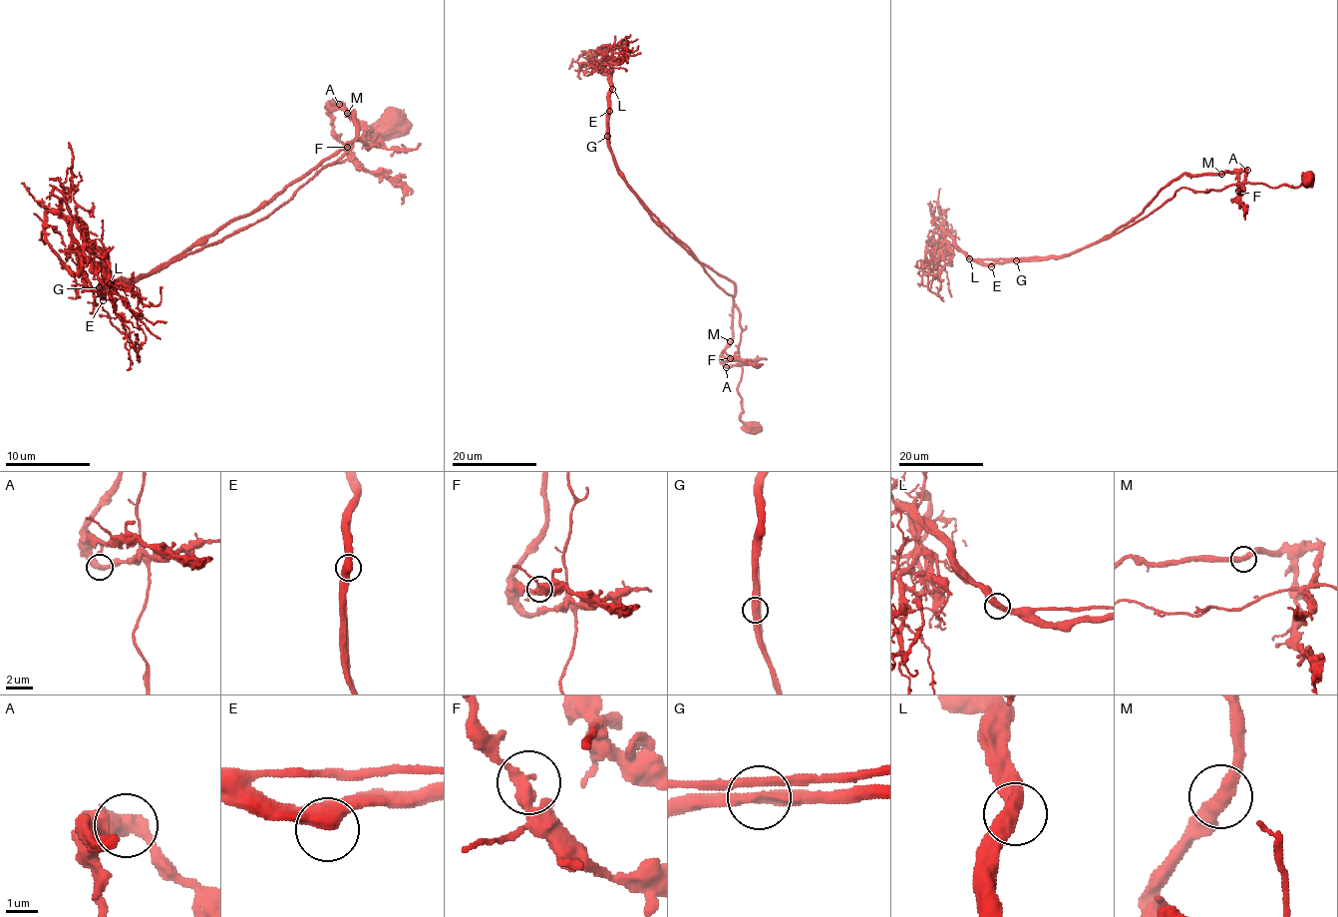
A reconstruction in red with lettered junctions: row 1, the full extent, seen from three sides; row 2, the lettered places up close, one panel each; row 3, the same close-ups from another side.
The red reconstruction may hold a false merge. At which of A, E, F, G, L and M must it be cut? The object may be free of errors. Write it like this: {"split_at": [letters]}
{"split_at": []}

